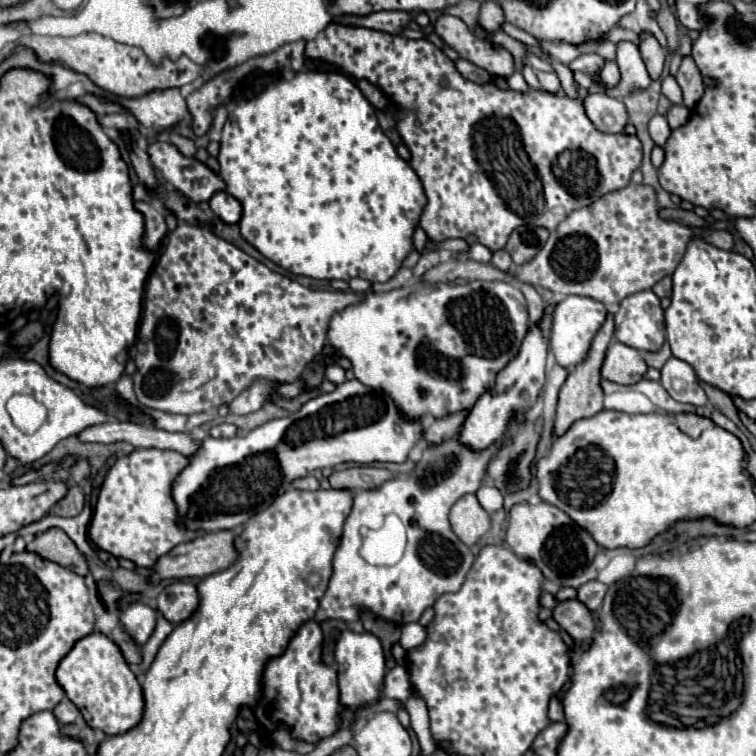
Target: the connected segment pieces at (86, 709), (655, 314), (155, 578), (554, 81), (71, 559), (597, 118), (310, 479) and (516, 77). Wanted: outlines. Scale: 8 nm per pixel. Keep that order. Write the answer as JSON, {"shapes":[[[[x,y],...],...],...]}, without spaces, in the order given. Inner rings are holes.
{"shapes":[[[[93,632],[73,646],[57,668],[57,682],[63,686],[69,700],[79,708],[85,722],[91,728],[107,732],[109,736],[131,730],[143,716],[141,686],[129,670],[121,650],[117,650],[117,644],[101,632]]],[[[653,290],[635,292],[621,300],[619,312],[615,314],[615,340],[647,352],[657,352],[665,342],[665,316],[661,308],[661,300]]],[[[221,530],[217,534],[205,534],[191,542],[175,546],[169,554],[161,556],[157,564],[153,566],[153,574],[149,576],[151,584],[159,584],[161,580],[171,578],[205,578],[209,574],[215,574],[217,570],[225,570],[233,564],[233,558],[237,558],[237,552],[233,550],[233,534],[229,530]]],[[[537,72],[539,76],[539,82],[541,82],[541,88],[547,90],[547,92],[559,92],[559,78],[555,72]]],[[[53,528],[45,534],[39,534],[33,542],[27,544],[27,550],[59,566],[65,566],[79,576],[85,576],[89,572],[85,556],[77,550],[77,546],[73,546],[73,540],[63,530]]],[[[591,94],[585,100],[585,110],[591,118],[591,122],[601,130],[601,132],[623,132],[629,114],[623,102],[609,98],[607,94]]],[[[309,474],[309,476],[303,476],[303,478],[293,480],[293,486],[301,488],[301,490],[317,490],[319,488],[319,482],[317,482],[317,478],[313,474]]],[[[513,72],[513,74],[507,78],[507,84],[509,84],[511,90],[517,90],[517,92],[529,90],[529,86],[527,86],[527,82],[525,82],[525,78],[523,78],[521,72]]]]}

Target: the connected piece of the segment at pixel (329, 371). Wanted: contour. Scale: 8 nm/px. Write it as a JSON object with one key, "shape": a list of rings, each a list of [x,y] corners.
{"shape":[[[329,364],[329,366],[325,366],[325,380],[333,382],[333,384],[341,384],[341,382],[345,382],[345,370],[337,364]]]}

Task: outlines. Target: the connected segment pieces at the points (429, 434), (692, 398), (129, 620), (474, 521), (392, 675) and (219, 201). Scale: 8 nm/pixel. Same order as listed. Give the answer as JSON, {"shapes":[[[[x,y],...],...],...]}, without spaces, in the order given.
{"shapes":[[[[459,410],[459,412],[447,414],[443,418],[427,416],[425,422],[423,422],[425,424],[425,438],[429,442],[441,444],[441,442],[449,440],[451,436],[457,436],[457,432],[461,430],[461,426],[465,424],[467,414],[469,414],[469,410]]],[[[671,356],[661,368],[661,384],[677,402],[689,402],[693,406],[707,404],[707,396],[699,386],[693,368],[675,356]]],[[[141,602],[129,604],[127,608],[121,610],[121,626],[135,640],[137,646],[143,646],[149,640],[149,636],[155,630],[155,620],[157,612]]],[[[465,494],[453,504],[449,512],[449,522],[453,532],[467,546],[473,546],[491,528],[489,514],[481,508],[475,494]]],[[[395,666],[393,670],[389,670],[389,678],[383,680],[383,694],[387,698],[407,702],[407,698],[411,696],[411,682],[403,666]]],[[[217,192],[211,200],[211,210],[227,224],[237,224],[241,218],[241,204],[227,192]]]]}

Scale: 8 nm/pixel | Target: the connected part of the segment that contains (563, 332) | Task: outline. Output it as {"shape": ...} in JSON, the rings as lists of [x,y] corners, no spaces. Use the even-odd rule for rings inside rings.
{"shape":[[[567,296],[555,306],[553,330],[551,330],[551,352],[555,354],[555,360],[559,366],[571,370],[577,362],[585,358],[593,336],[605,322],[605,316],[607,316],[607,308],[601,302],[587,296]]]}

